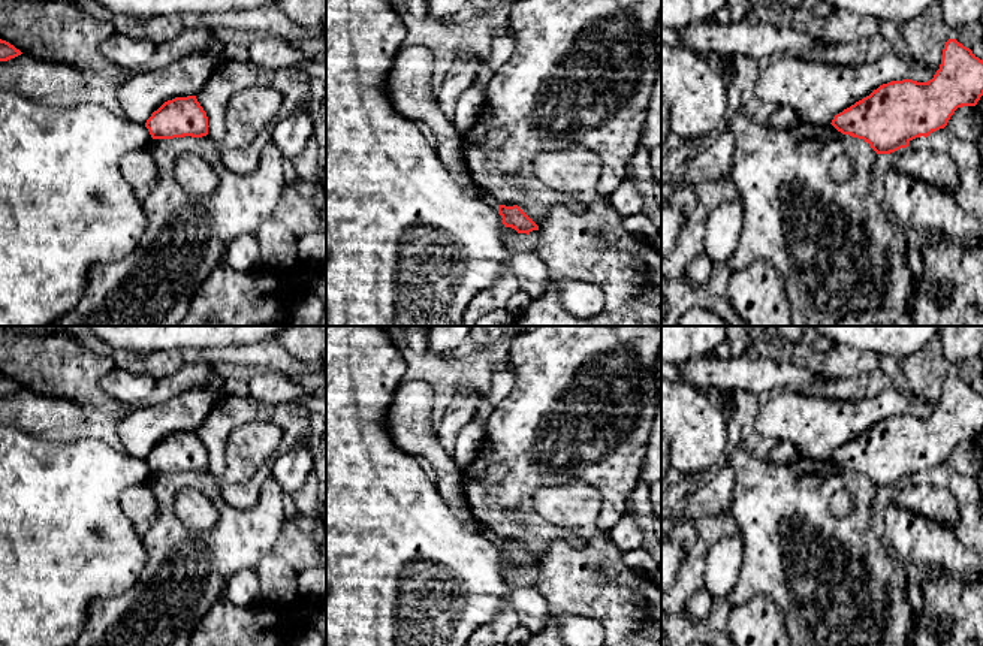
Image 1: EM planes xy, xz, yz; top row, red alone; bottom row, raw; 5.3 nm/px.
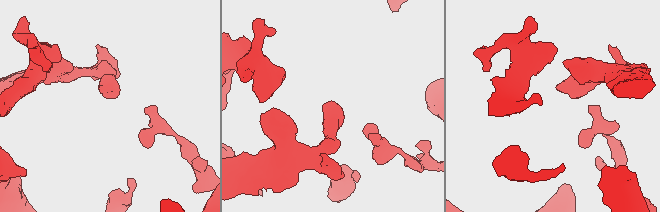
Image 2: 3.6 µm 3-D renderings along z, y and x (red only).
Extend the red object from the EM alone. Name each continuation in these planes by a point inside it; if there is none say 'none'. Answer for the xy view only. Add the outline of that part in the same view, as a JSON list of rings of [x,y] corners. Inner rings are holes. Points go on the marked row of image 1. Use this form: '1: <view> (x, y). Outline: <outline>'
none

